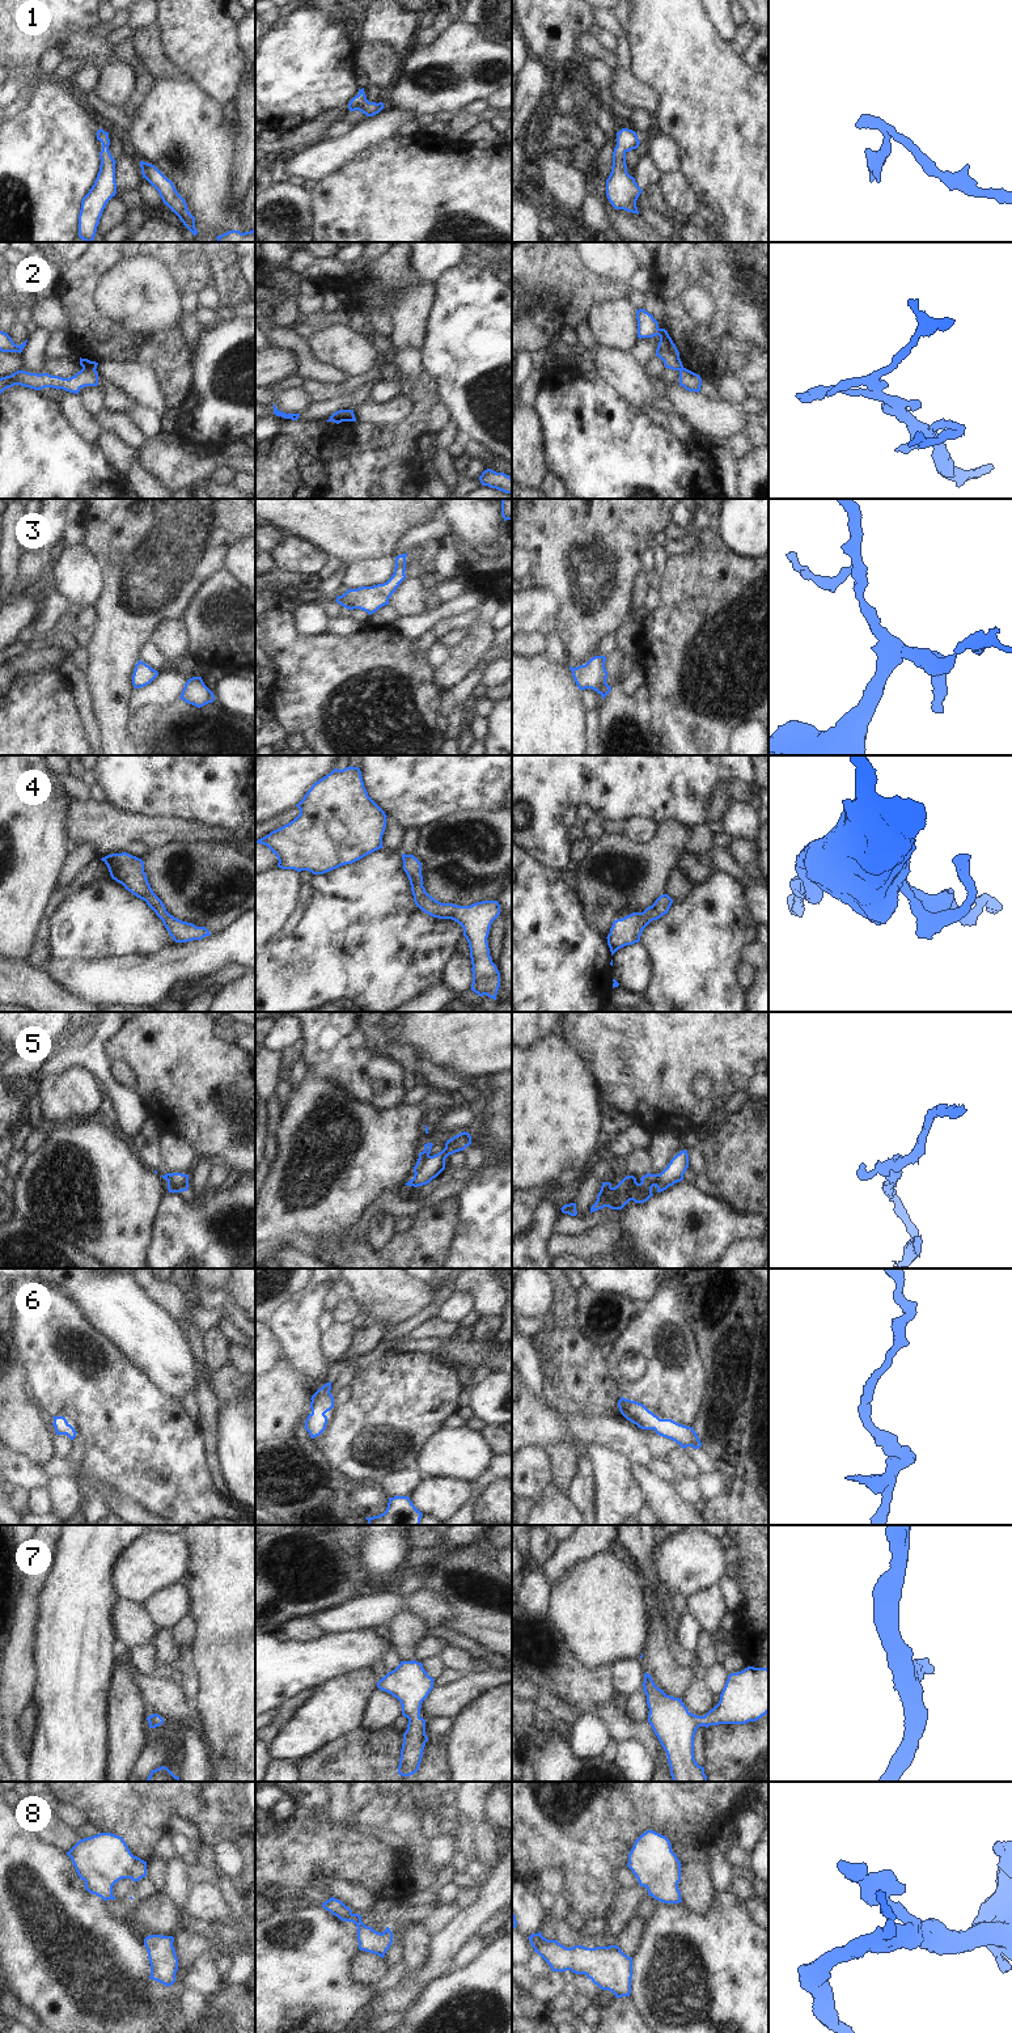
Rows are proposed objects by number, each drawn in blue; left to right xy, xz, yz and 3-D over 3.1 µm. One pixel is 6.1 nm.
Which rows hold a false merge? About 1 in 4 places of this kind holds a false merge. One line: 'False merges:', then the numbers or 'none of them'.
False merges: 2, 5

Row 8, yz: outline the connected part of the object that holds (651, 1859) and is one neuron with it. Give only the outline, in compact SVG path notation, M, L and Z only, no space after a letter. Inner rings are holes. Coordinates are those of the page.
M647 1830L635 1841L627 1863L648 1896L664 1903L682 1902L678 1889L681 1865L670 1841L653 1830Z

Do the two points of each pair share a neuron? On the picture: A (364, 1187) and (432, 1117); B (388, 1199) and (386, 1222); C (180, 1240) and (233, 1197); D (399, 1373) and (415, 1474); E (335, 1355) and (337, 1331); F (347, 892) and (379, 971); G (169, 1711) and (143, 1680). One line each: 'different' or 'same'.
A: same
B: different
C: same
D: different
E: same
F: same
G: same

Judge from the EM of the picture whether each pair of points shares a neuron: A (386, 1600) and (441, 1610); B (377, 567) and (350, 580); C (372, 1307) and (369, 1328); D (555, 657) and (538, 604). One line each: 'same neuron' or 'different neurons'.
A: same neuron
B: same neuron
C: different neurons
D: same neuron

